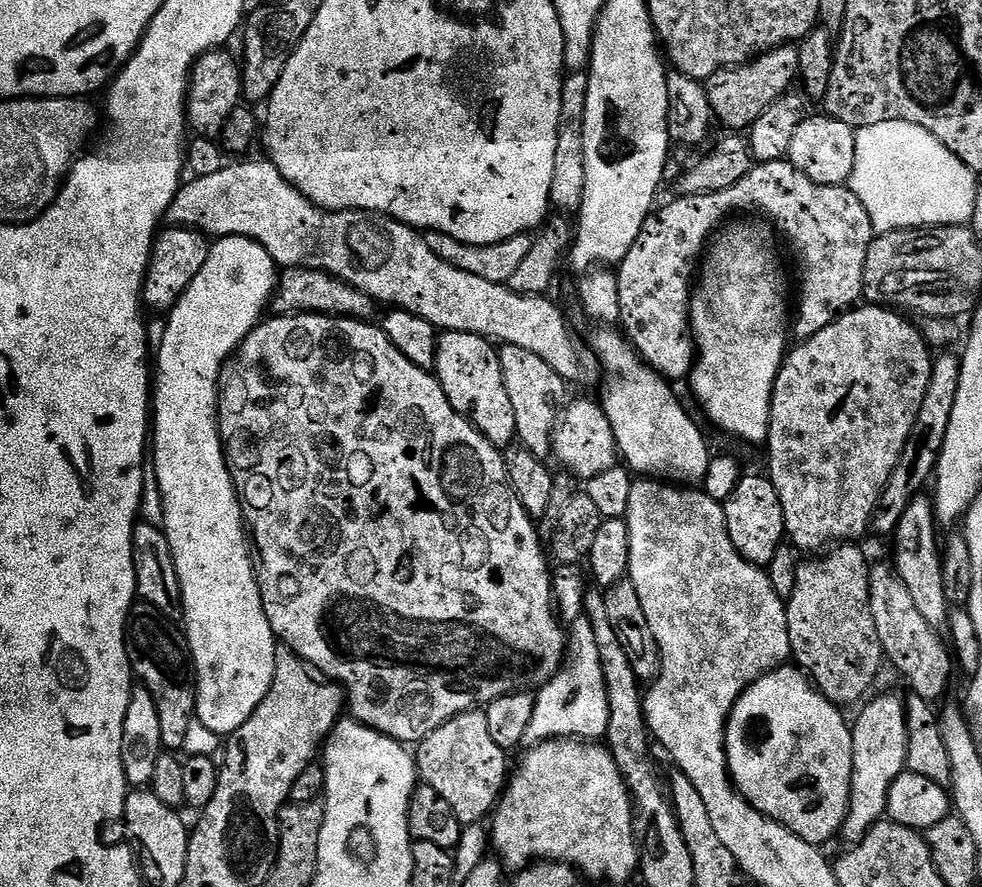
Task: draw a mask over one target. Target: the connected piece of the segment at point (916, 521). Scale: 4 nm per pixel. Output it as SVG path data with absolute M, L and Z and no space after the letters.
M924 494L916 496L914 502L910 502L906 514L902 514L902 522L898 522L894 533L896 553L890 560L903 586L910 592L910 597L914 598L922 618L926 618L932 628L940 630L947 625L950 605L942 586L942 544L939 539L936 541L936 509L933 501L926 497Z

